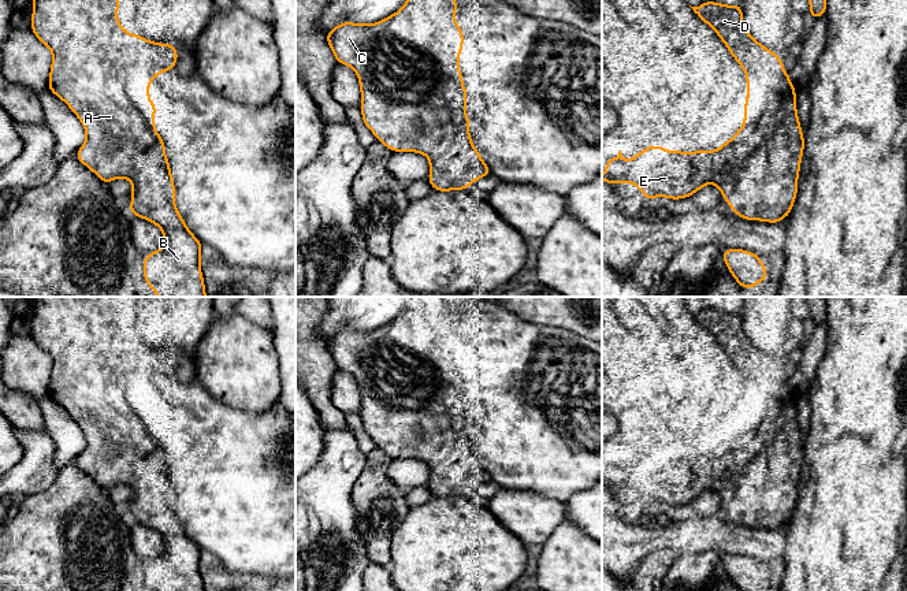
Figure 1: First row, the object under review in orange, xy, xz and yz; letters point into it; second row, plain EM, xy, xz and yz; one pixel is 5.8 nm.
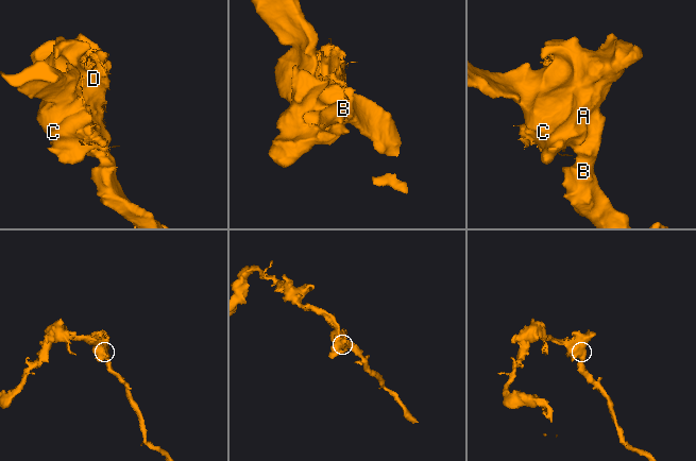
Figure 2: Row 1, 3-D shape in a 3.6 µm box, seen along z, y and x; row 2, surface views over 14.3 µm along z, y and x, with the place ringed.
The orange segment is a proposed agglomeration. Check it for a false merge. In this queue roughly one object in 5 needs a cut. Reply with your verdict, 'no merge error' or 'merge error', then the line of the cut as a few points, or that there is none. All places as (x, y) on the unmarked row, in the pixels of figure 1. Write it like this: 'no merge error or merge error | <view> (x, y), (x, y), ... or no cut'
no merge error | no cut

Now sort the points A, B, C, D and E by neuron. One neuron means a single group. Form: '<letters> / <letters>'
A B C D E

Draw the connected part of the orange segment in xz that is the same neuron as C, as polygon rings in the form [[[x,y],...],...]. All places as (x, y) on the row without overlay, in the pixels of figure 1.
[[[410,297],[406,311],[383,327],[369,331],[342,328],[326,341],[337,369],[352,373],[358,383],[364,431],[391,458],[425,461],[430,465],[427,486],[438,498],[466,497],[476,486],[492,480],[469,443],[469,423],[465,419],[468,397],[458,373],[464,341],[453,324],[460,316],[456,304],[460,302],[447,297]]]

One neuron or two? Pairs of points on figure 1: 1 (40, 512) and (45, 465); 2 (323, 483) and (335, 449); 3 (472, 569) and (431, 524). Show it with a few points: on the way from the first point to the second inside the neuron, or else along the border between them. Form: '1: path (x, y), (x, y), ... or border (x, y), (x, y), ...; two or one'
1: border (59, 469), (55, 479), (45, 489), (25, 497); two
2: path (331, 475), (335, 471), (335, 457); one
3: path (464, 558), (442, 535); one

